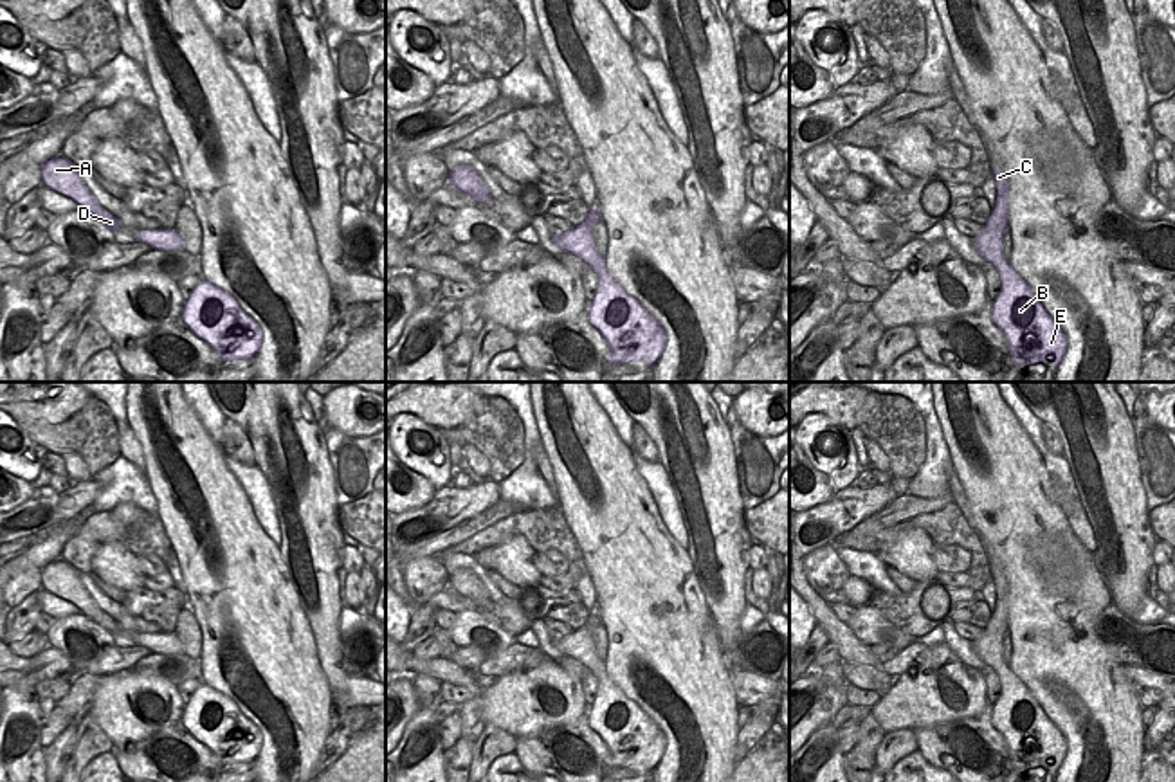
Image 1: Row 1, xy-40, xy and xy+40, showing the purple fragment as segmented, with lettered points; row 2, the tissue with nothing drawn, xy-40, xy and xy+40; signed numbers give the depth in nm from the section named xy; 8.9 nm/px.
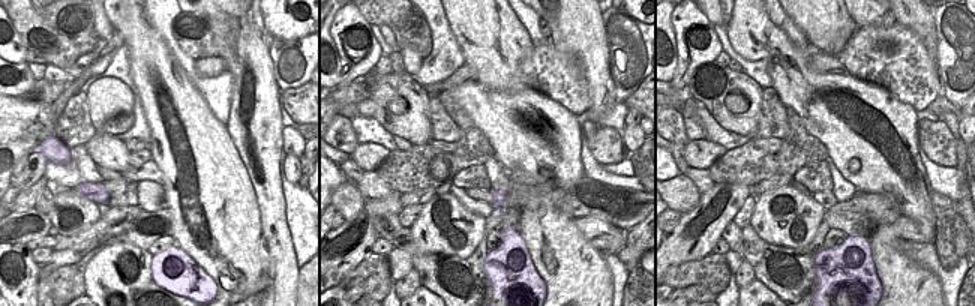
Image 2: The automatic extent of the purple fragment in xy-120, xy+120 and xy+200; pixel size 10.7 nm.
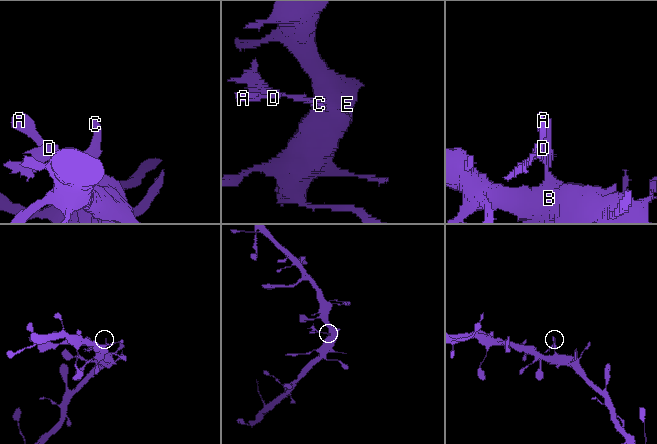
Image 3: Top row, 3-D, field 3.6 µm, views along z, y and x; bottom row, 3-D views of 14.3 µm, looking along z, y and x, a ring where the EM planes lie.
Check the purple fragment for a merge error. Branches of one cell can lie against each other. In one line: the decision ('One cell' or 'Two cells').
Two cells.

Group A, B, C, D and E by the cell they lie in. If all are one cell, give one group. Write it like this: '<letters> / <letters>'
A C D / B E

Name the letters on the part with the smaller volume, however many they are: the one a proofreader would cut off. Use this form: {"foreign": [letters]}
{"foreign": ["A", "C", "D"]}

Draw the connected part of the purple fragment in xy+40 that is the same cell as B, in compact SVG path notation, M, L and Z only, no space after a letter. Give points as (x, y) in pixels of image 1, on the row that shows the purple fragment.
M1006 258L989 265L997 268L1002 283L993 301L991 321L1007 341L1011 366L1033 366L1051 359L1058 368L1067 351L1063 330Z

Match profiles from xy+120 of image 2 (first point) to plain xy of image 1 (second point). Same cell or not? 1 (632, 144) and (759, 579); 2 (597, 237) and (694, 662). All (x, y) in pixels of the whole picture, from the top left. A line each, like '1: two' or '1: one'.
1: one
2: two

